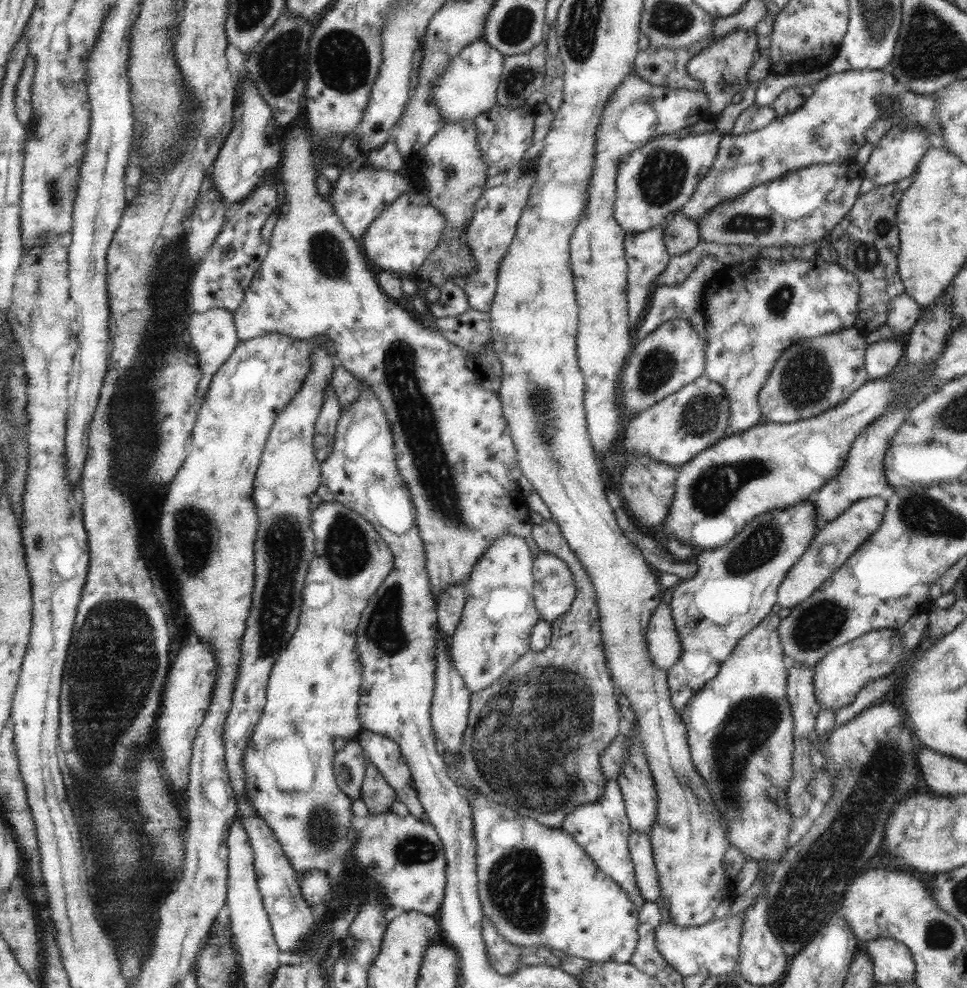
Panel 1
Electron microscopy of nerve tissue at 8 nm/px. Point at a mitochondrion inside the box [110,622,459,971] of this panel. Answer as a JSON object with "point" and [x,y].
{"point":[323,826]}

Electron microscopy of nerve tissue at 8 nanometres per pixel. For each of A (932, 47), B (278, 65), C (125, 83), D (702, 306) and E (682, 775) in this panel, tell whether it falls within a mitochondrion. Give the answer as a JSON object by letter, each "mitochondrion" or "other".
{"A":"mitochondrion","B":"mitochondrion","C":"other","D":"other","E":"mitochondrion"}

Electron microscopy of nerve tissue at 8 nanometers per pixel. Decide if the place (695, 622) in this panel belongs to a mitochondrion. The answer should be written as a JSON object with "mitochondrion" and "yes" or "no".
{"mitochondrion":"yes"}

